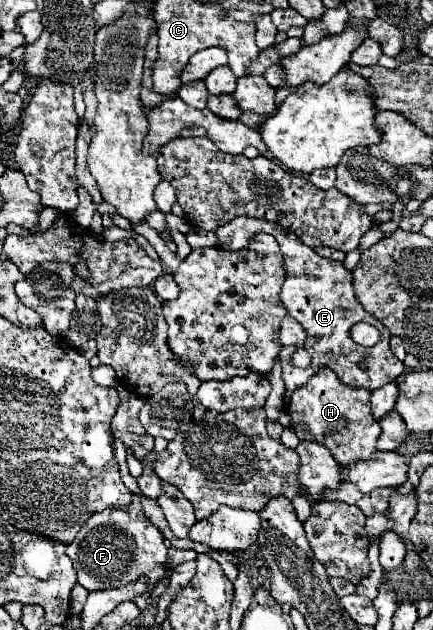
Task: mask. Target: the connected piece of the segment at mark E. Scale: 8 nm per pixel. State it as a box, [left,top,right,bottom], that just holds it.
[216,218,404,398]

